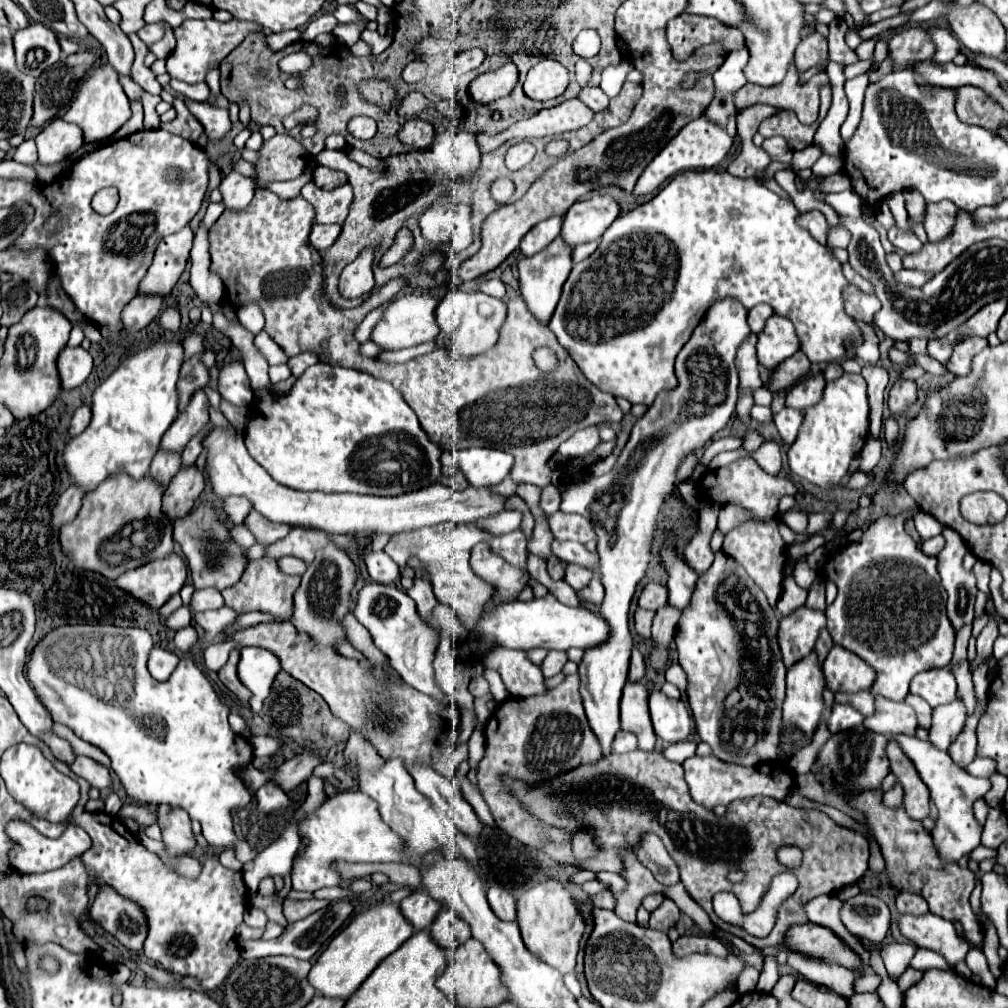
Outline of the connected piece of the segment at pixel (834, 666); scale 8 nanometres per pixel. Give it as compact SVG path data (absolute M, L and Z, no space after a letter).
M838 644L828 652L828 658L824 660L824 678L828 682L828 688L832 692L858 692L858 690L870 690L876 674L870 664L860 660L854 652L848 652L846 648L840 648Z

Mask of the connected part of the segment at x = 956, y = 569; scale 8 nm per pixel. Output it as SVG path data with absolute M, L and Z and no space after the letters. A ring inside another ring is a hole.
M944 528L942 536L946 538L944 550L936 556L938 558L938 574L942 578L942 586L948 592L946 612L948 618L958 632L962 626L972 624L974 620L974 598L976 598L976 580L972 572L962 568L962 558L968 552L962 536L952 528Z

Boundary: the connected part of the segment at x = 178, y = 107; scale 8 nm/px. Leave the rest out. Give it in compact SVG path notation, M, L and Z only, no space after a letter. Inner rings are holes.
M174 100L174 110L176 110L176 118L172 122L162 124L162 130L194 142L202 134L202 124L188 112L182 100Z

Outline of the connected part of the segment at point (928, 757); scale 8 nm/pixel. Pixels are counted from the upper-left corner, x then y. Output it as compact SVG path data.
M896 734L890 736L890 740L898 742L898 746L902 748L902 752L912 760L914 768L918 770L922 782L928 786L930 796L940 812L938 822L932 830L932 838L934 838L934 846L938 850L940 860L944 862L958 862L964 854L972 852L976 846L980 846L980 834L982 834L982 826L976 822L974 814L972 814L972 804L982 798L990 788L990 780L984 778L974 778L968 776L968 772L964 768L960 768L948 752L942 752L938 748L934 748L928 740L920 740L916 736L904 736L904 734Z

